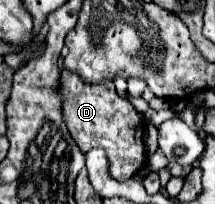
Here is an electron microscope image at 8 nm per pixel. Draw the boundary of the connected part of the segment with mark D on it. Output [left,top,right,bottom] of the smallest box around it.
[61,69,145,181]

